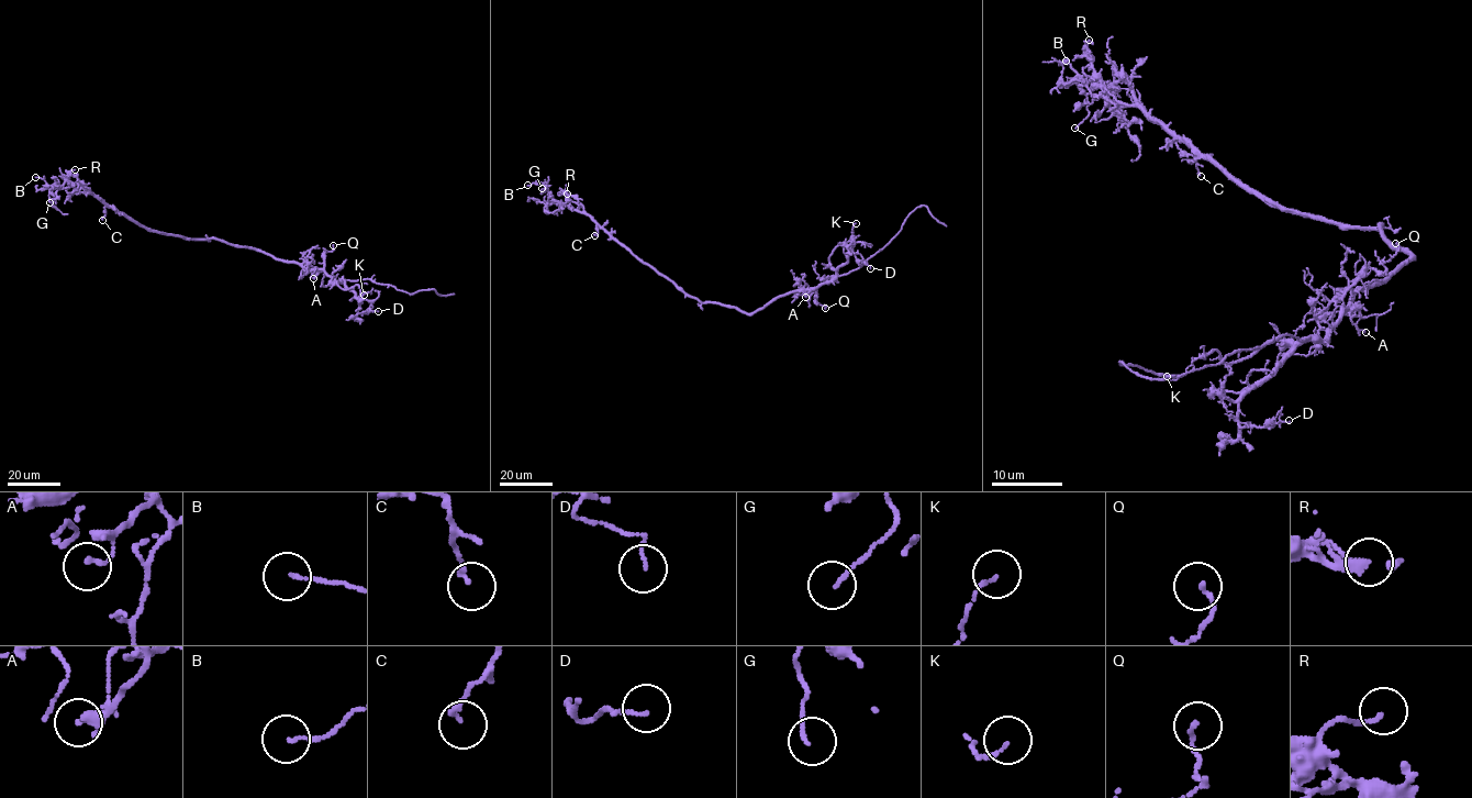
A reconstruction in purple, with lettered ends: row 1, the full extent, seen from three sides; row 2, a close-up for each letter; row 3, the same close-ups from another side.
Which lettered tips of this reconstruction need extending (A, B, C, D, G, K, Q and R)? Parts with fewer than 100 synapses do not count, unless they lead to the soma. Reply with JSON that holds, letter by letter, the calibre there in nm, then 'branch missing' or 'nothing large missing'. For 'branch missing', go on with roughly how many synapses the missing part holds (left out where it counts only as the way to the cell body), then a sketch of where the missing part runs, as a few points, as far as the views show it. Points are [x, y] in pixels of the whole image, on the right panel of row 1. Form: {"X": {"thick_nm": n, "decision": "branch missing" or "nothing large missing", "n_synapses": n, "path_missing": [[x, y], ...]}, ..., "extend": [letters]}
{"A": {"thick_nm": 130, "decision": "nothing large missing"}, "B": {"thick_nm": 100, "decision": "nothing large missing"}, "C": {"thick_nm": 150, "decision": "nothing large missing"}, "D": {"thick_nm": 100, "decision": "nothing large missing"}, "G": {"thick_nm": 120, "decision": "nothing large missing"}, "K": {"thick_nm": 110, "decision": "nothing large missing"}, "Q": {"thick_nm": 130, "decision": "nothing large missing"}, "R": {"thick_nm": 130, "decision": "nothing large missing"}, "extend": []}

